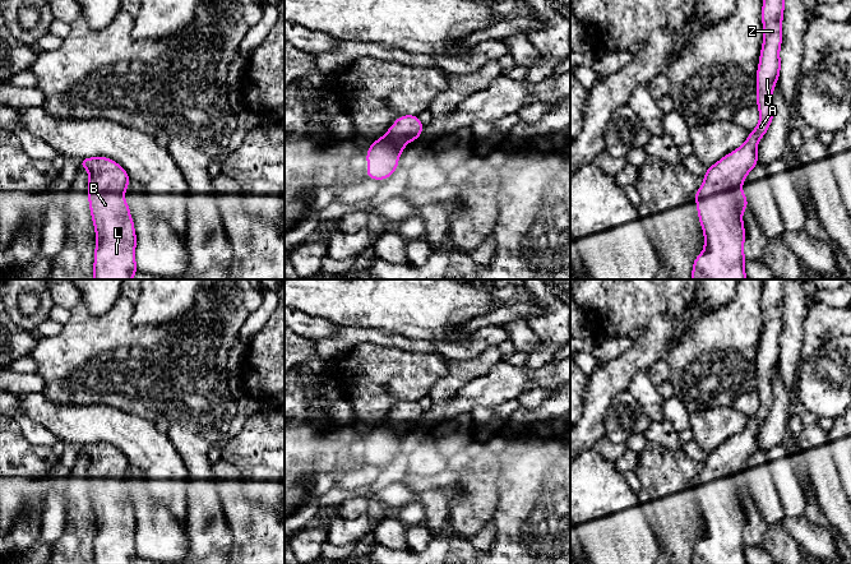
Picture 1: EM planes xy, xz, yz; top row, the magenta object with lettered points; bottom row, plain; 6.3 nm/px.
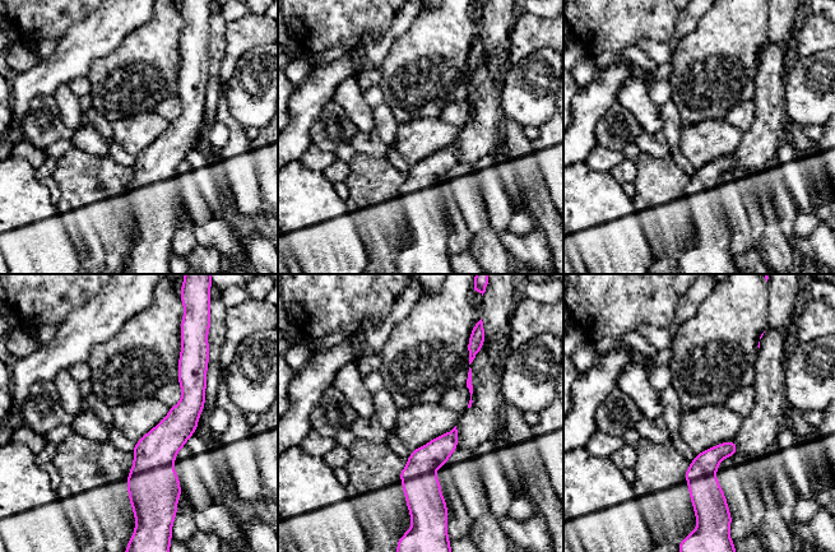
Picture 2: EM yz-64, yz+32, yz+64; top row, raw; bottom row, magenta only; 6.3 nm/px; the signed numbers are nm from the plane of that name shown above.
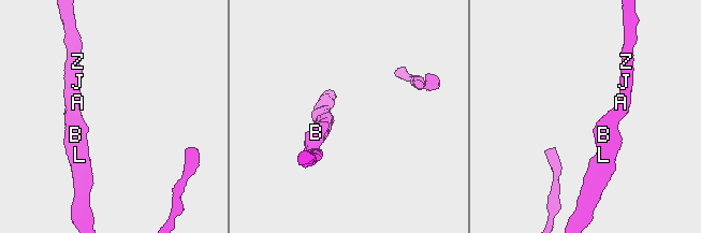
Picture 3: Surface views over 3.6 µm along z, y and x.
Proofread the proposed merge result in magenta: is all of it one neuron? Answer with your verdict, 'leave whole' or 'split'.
leave whole

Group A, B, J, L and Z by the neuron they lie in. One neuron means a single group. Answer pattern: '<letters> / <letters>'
A B J L Z

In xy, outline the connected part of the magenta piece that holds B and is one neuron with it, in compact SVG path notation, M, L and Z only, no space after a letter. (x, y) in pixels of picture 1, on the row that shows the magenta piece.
M107 157L78 161L89 172L88 200L96 231L93 279L131 279L137 273L137 235L122 195L130 177Z

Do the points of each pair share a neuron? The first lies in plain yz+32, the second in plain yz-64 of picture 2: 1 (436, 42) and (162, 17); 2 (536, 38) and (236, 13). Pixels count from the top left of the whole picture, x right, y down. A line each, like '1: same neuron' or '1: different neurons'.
1: same neuron
2: different neurons

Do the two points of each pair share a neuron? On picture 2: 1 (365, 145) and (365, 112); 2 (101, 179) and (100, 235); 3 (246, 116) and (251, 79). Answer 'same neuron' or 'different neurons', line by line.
1: different neurons
2: same neuron
3: same neuron

